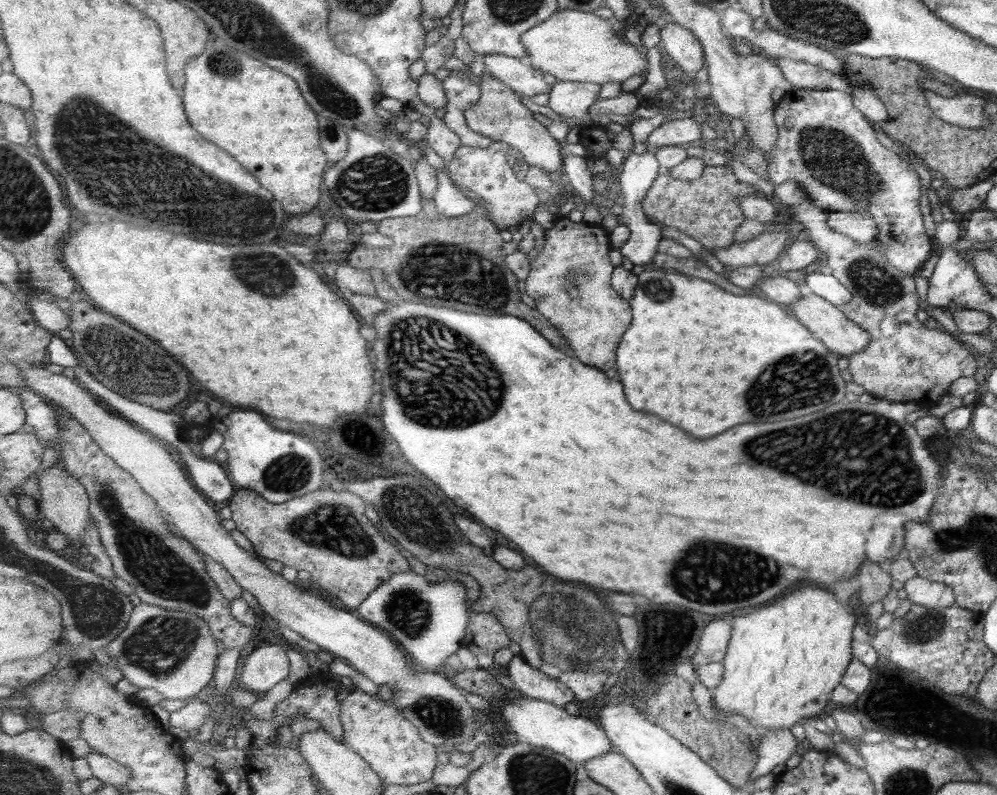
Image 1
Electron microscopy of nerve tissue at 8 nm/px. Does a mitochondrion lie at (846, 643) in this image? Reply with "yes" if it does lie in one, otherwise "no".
no

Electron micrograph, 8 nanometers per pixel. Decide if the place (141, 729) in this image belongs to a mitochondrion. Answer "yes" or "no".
no

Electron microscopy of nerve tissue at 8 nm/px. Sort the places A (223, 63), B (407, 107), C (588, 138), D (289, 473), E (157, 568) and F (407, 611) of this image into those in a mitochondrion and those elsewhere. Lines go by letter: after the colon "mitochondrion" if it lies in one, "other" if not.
A: mitochondrion
B: other
C: other
D: mitochondrion
E: mitochondrion
F: mitochondrion

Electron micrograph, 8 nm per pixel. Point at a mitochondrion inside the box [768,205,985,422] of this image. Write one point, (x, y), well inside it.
(876, 287)

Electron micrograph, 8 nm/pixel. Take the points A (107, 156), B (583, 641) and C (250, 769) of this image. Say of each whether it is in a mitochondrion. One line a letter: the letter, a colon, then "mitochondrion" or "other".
A: mitochondrion
B: mitochondrion
C: other

